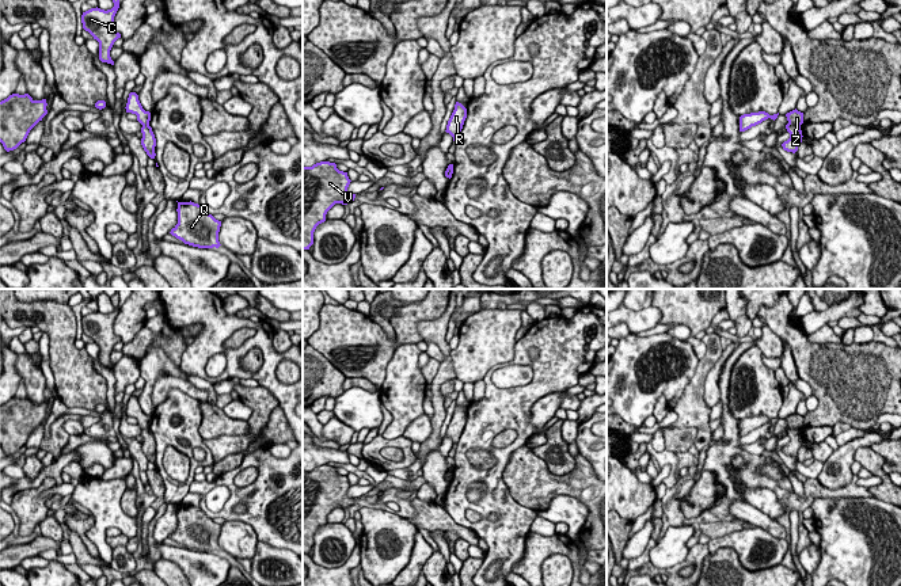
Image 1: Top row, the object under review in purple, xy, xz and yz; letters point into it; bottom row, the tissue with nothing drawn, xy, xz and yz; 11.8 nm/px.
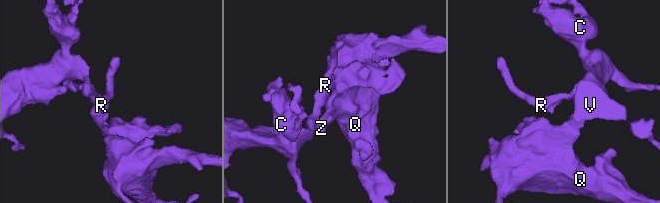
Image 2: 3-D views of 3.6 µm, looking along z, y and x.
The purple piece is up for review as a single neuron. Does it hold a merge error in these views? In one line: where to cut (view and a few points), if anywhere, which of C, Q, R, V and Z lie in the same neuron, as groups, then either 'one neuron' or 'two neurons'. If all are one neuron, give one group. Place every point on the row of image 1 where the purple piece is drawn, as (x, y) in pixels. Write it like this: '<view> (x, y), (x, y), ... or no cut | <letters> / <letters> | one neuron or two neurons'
yz (789, 122), (799, 126) | C R V Z / Q | two neurons

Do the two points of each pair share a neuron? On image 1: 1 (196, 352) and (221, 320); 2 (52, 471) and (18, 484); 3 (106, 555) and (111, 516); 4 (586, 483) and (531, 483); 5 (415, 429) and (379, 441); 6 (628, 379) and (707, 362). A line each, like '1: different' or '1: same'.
1: same
2: same
3: same
4: same
5: different
6: different

